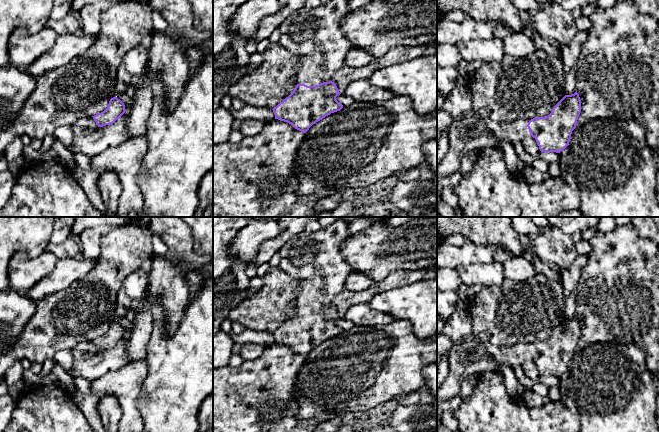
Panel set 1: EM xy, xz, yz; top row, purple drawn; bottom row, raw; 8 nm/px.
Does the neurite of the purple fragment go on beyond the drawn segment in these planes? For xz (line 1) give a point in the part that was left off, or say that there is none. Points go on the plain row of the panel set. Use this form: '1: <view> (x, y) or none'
1: xz (315, 259)

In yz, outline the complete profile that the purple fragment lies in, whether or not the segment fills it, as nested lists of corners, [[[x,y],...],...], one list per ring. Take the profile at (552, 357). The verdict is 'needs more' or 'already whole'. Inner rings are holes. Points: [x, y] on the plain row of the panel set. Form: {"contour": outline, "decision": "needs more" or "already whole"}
{"contour": [[[577,315],[565,319],[548,340],[531,344],[498,347],[485,334],[467,335],[454,343],[449,353],[449,373],[437,390],[437,399],[446,401],[457,396],[463,380],[489,370],[496,371],[502,364],[515,368],[532,360],[541,376],[560,377],[570,366],[580,336]]], "decision": "needs more"}

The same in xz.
{"contour": [[[341,218],[315,233],[307,234],[303,231],[295,235],[280,249],[279,266],[301,283],[295,313],[272,333],[275,343],[287,346],[295,353],[306,357],[313,348],[343,332],[336,324],[341,317],[331,302],[335,296],[346,290],[345,281],[353,272],[340,253],[341,245],[349,236],[348,222]]], "decision": "needs more"}

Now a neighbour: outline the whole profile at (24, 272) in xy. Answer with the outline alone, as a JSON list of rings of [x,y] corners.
[[[48,250],[37,257],[16,252],[9,262],[8,287],[24,294],[54,270],[57,260]]]

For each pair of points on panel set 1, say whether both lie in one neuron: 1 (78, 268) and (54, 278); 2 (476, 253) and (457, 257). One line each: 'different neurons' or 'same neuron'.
1: same neuron
2: same neuron

